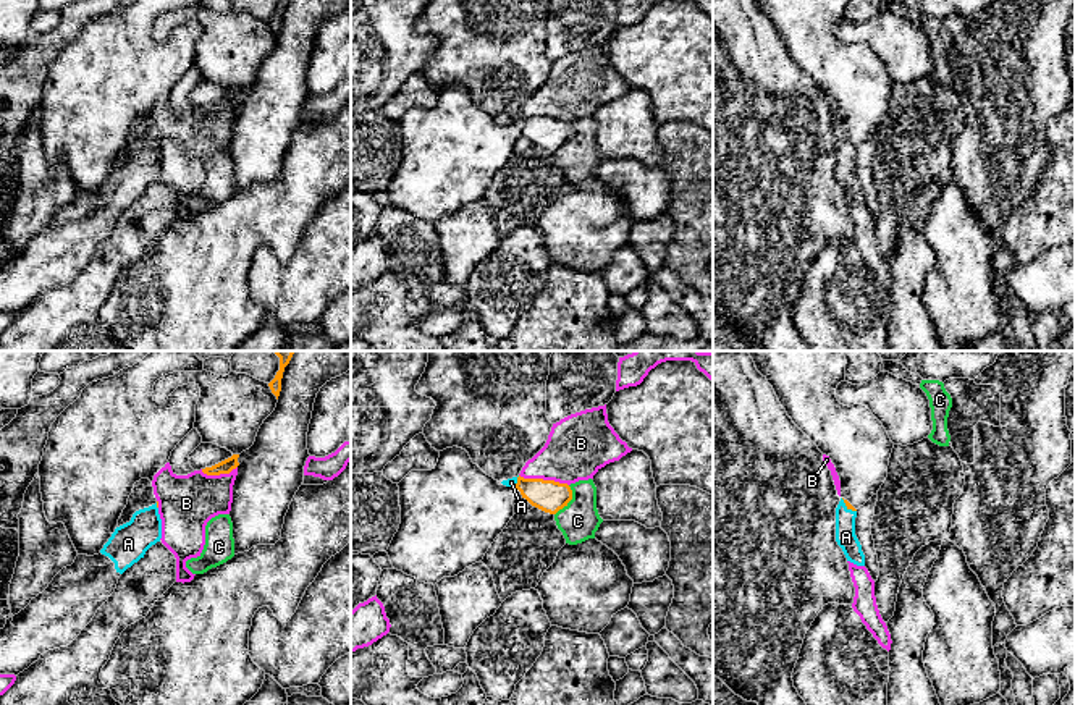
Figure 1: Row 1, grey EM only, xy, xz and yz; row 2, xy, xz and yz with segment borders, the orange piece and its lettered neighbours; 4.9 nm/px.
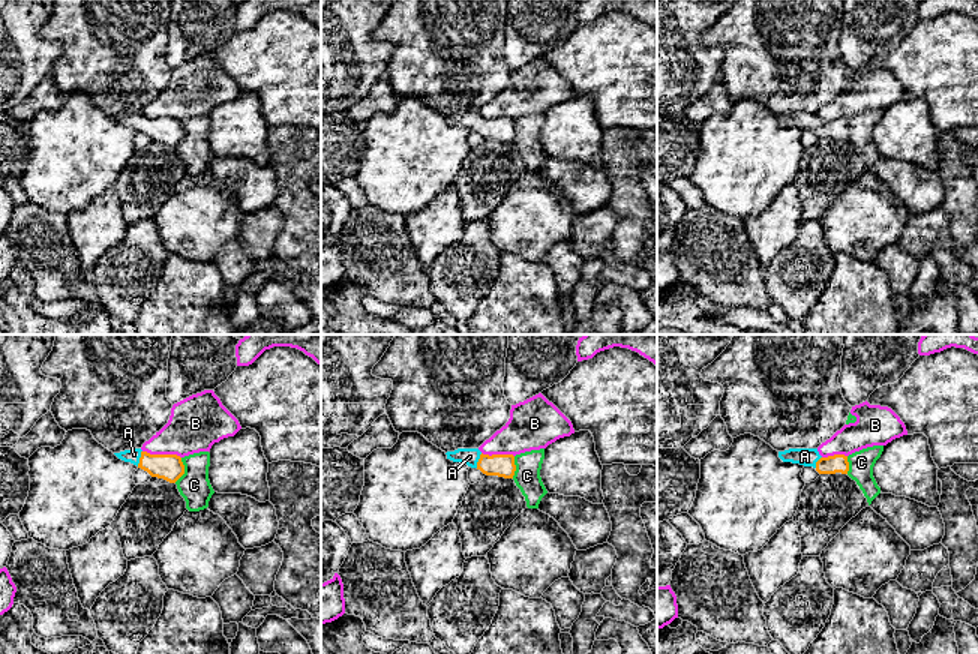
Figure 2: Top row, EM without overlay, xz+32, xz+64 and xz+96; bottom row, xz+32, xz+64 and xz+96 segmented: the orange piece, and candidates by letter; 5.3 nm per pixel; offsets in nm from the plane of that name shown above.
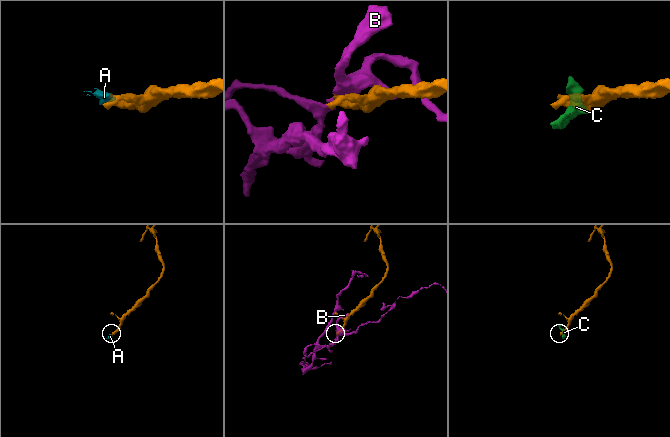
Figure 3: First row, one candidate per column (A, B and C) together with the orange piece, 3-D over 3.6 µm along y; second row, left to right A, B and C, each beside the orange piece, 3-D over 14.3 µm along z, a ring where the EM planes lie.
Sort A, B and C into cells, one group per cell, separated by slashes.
A / B / C

